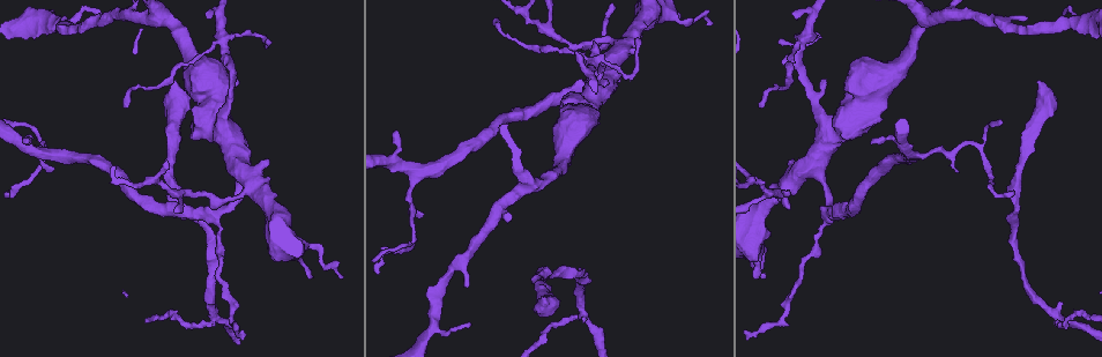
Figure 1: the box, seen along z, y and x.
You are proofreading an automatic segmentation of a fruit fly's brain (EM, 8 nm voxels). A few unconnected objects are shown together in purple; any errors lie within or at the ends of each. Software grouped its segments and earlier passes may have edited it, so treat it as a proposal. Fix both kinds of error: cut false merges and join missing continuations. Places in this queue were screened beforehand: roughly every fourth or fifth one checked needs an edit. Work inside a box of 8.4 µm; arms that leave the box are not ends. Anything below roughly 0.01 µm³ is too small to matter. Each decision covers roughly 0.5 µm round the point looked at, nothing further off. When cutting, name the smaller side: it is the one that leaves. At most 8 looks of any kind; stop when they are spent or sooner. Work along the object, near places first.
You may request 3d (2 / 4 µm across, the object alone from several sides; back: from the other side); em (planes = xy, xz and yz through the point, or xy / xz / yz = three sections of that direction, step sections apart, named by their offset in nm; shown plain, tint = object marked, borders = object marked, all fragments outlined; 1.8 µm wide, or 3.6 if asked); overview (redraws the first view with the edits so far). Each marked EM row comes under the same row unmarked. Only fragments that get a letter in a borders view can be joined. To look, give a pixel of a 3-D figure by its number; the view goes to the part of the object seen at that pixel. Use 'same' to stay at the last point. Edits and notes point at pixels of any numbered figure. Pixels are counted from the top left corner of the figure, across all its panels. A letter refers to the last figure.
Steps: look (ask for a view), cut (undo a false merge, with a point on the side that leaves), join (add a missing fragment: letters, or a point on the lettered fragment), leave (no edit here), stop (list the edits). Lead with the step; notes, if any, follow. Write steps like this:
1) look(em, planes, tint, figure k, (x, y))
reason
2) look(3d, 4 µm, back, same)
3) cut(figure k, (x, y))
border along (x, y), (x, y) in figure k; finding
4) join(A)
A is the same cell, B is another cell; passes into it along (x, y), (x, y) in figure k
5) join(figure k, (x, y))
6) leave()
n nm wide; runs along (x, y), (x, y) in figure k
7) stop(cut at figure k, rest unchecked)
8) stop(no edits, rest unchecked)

look(3d, 4 µm, figure 1, (872, 142))
branch stops here

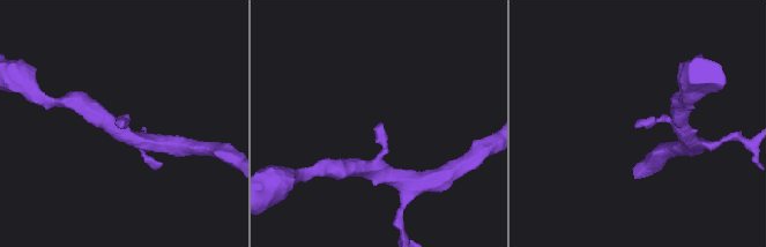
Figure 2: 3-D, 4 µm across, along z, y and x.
look(em, 3.6 µm, planes, tint, figure 2, (382, 123))

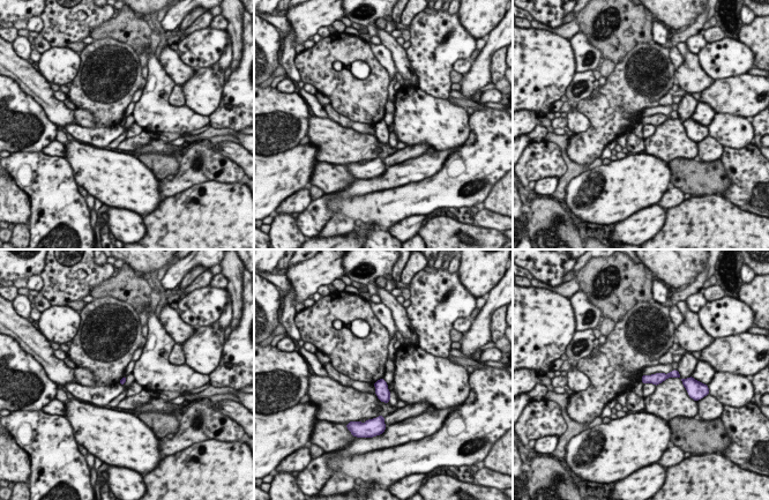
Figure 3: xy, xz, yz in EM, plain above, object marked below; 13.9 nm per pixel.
look(em, 3.6 µm, planes, borders, same)
what lies round it

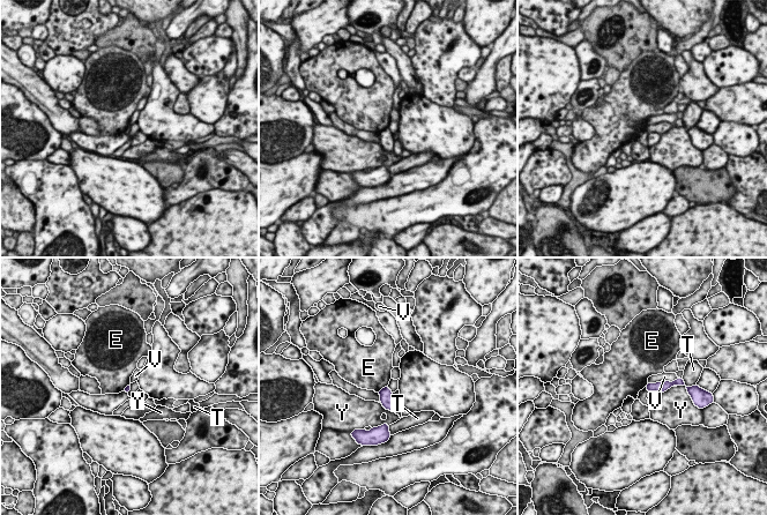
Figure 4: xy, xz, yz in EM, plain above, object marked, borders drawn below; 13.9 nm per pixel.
leave()
E, T, V and Y are other cells; runs along (679, 381), (661, 387), (649, 387) in figure 4; none of them fits

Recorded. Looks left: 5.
look(em, yz, step 16, borders, figure 1, (498, 214))

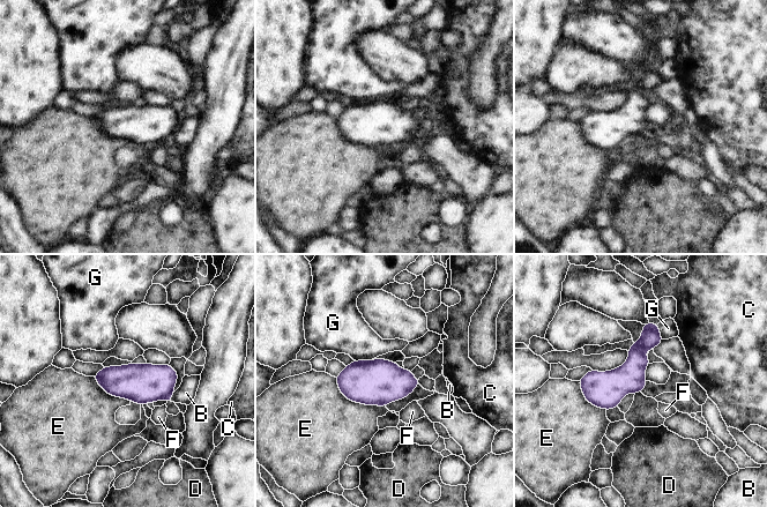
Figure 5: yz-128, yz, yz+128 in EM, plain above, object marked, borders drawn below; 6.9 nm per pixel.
leave()
190 nm wide; B, C, D, E, F and G are other cells; border along (335, 378), (348, 399), (385, 407) in figure 5; continuous, no second cell

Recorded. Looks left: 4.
look(3d, 4 µm, back, figure 1, (420, 214))
tapers out

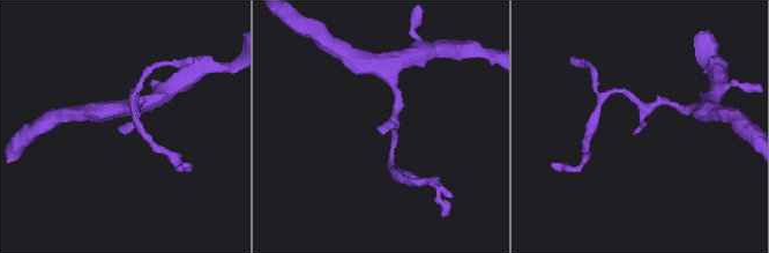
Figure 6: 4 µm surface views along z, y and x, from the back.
look(em, planes, borders, figure 6, (121, 132))

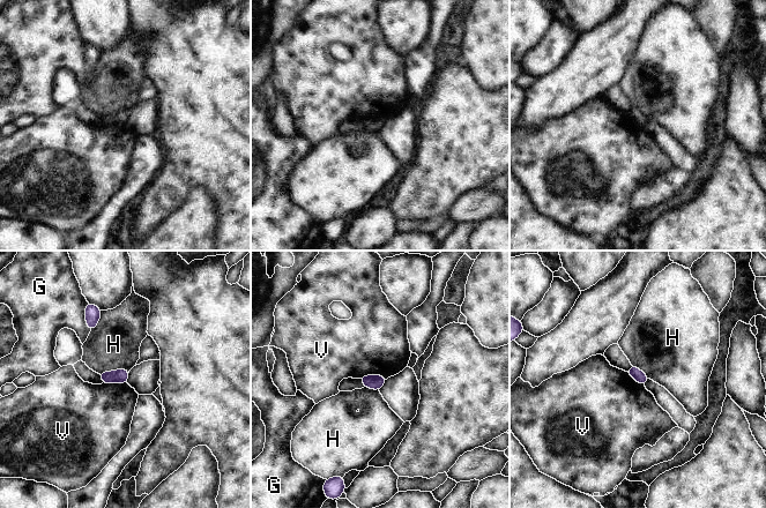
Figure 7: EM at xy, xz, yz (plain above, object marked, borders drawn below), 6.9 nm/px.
leave()
G, H and V are other cells; border along (359, 378), (382, 375), (386, 379) in figure 7; none of them fits

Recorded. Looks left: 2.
stop(no edits, rest unchecked)

